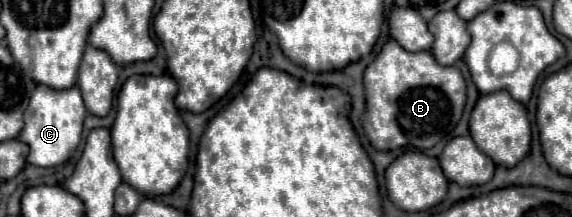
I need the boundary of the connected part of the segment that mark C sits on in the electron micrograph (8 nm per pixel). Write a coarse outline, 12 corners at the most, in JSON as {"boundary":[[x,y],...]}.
{"boundary":[[37,86],[19,140],[27,162],[63,164],[87,112],[77,86]]}

